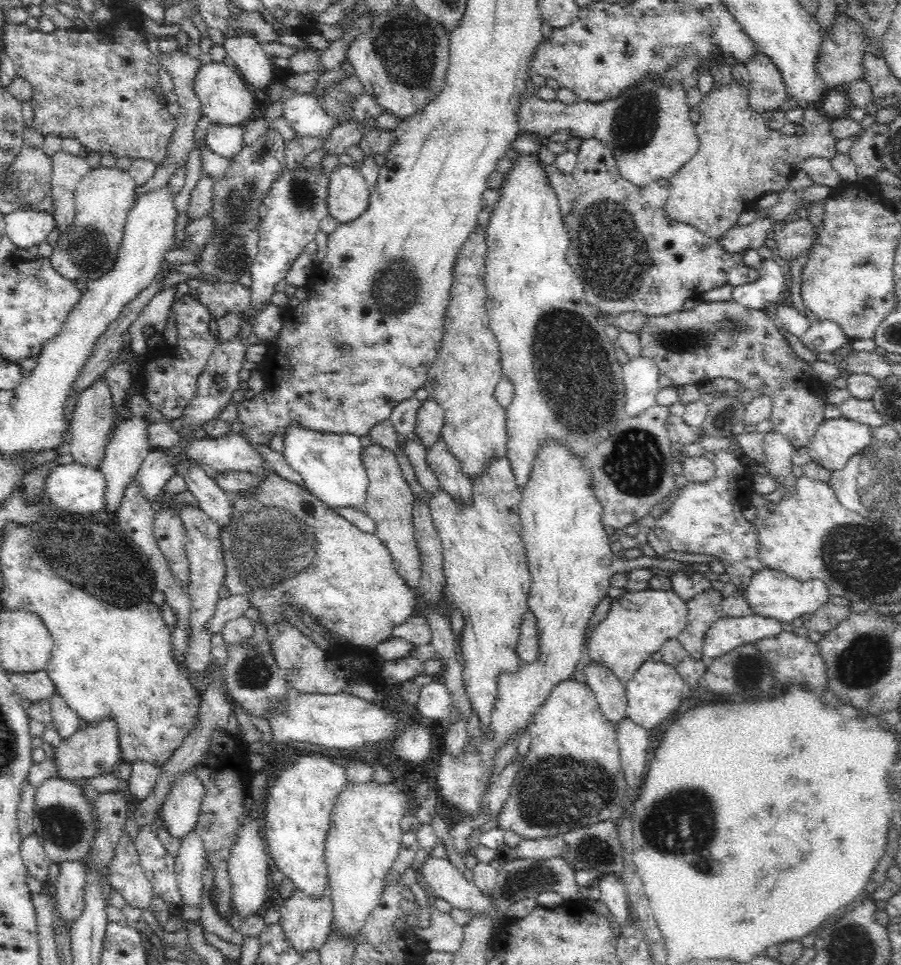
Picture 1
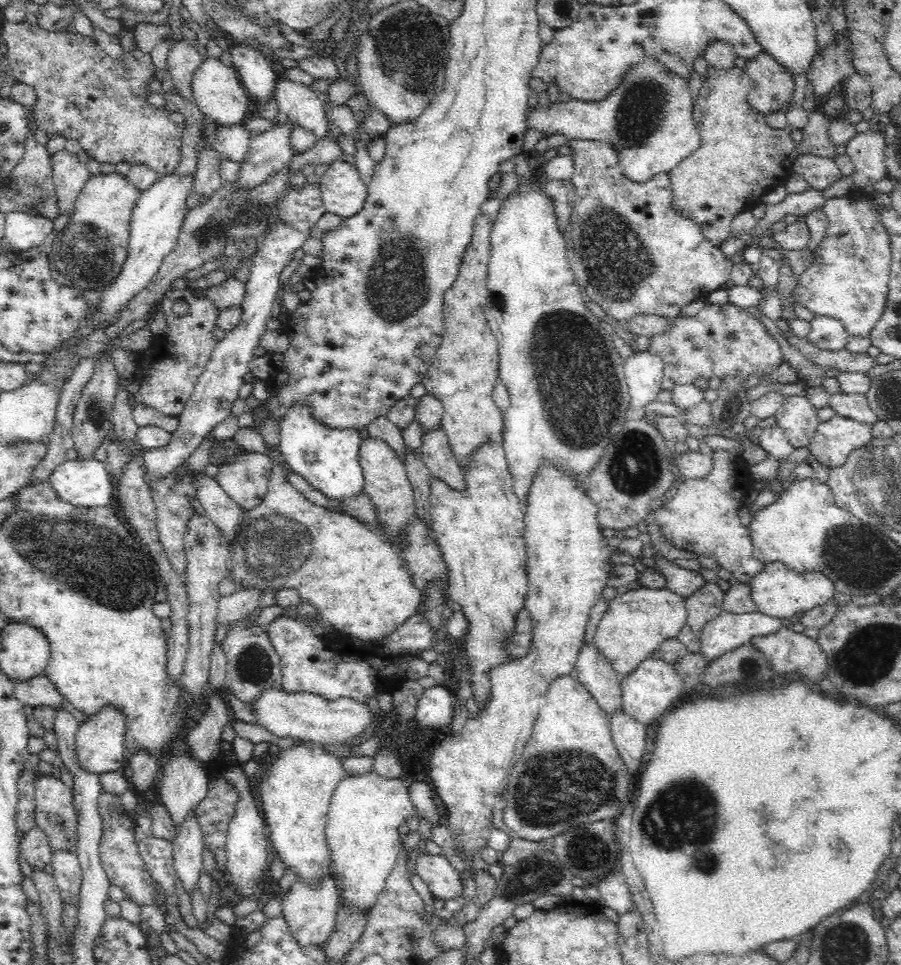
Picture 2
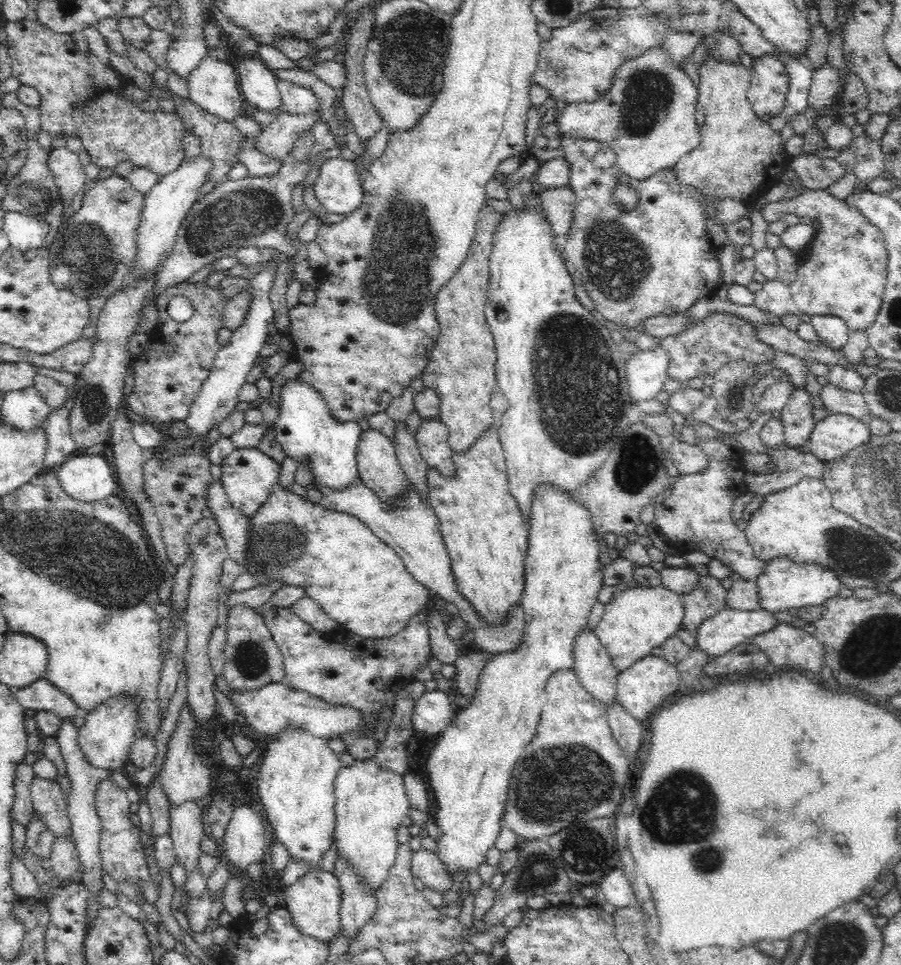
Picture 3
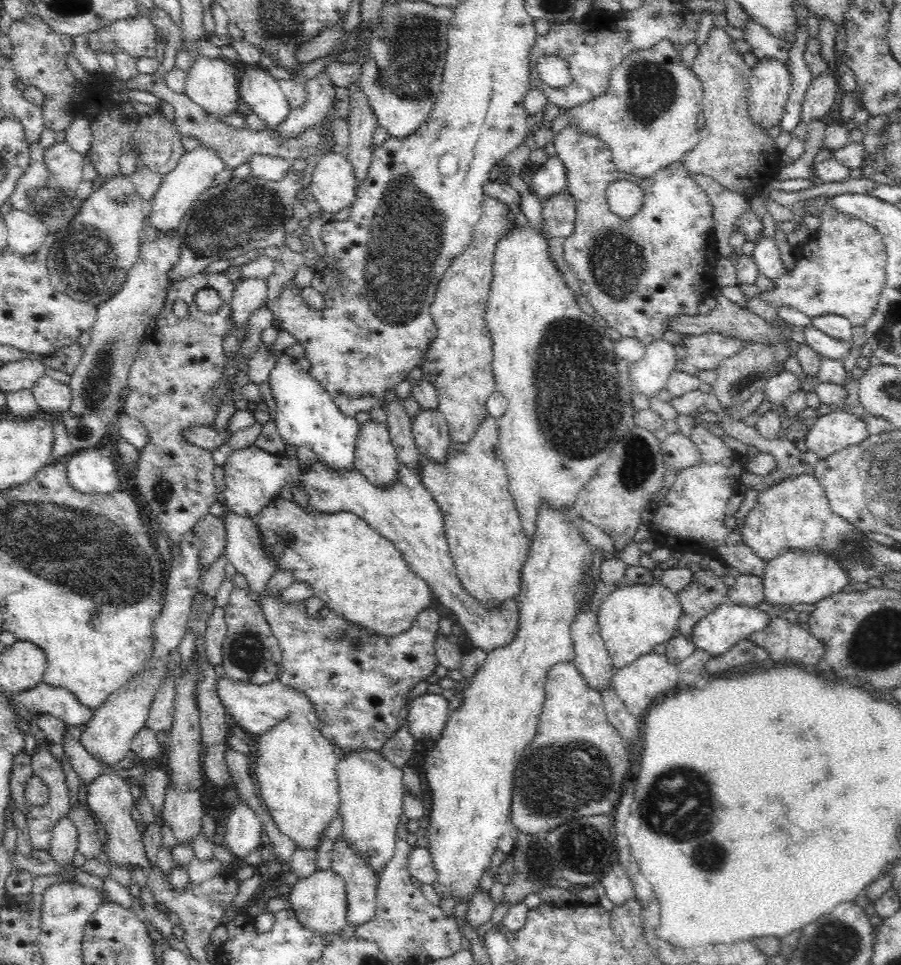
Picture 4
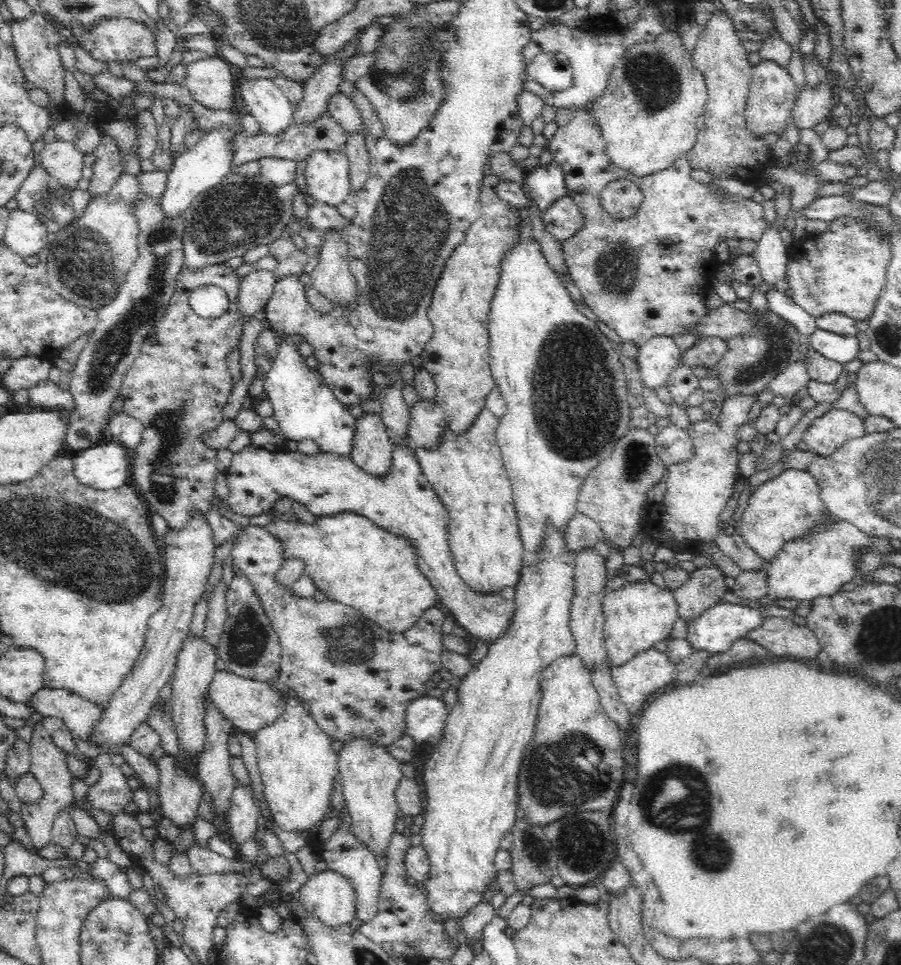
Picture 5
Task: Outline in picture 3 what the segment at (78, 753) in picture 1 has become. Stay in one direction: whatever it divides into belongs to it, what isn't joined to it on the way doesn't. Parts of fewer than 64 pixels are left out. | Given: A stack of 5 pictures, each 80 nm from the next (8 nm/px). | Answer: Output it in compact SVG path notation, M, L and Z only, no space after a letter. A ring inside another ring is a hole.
M118 696L106 700L93 711L86 712L85 722L77 728L77 741L84 759L95 768L106 771L123 770L129 762L129 755L136 739L137 702L133 698Z

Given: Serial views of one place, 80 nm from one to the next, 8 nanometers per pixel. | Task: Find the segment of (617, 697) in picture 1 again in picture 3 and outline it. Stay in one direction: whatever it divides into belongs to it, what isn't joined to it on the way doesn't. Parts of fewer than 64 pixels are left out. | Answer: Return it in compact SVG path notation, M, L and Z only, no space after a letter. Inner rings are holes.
M588 628L574 640L574 659L572 670L581 686L607 707L616 704L619 673L604 646Z

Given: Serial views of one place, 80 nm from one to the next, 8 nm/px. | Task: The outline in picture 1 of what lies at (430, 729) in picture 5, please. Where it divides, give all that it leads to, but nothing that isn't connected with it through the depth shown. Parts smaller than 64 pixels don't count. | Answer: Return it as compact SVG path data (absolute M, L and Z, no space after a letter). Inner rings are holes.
M434 679L420 690L419 700L415 709L419 718L423 720L429 718L437 721L441 721L444 718L448 719L450 708L452 707L452 698L444 682Z

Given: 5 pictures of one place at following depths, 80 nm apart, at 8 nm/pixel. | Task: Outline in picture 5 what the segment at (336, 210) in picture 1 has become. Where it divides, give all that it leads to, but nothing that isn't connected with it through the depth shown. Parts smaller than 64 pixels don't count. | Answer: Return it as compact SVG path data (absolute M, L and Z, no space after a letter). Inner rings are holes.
M315 149L303 162L308 194L333 206L349 201L349 161L344 152Z

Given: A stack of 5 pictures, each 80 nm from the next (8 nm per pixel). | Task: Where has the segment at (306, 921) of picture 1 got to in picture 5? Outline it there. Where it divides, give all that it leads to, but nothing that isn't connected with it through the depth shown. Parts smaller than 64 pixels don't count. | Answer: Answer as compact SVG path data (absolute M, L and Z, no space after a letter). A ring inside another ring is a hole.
M327 868L312 874L297 894L304 907L328 926L350 924L357 916L356 889L342 873Z

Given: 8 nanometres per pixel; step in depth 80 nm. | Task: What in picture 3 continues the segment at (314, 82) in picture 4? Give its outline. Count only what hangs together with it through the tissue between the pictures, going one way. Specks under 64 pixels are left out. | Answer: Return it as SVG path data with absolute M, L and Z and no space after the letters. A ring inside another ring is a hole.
M320 112L307 115L281 113L256 137L255 150L282 165L292 159L291 153L298 134L311 130L319 119Z

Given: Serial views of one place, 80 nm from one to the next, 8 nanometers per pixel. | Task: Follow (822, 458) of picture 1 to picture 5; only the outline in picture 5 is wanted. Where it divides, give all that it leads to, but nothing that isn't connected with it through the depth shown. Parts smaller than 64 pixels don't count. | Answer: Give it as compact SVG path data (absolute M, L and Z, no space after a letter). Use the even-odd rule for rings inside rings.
M832 408L815 418L804 432L808 450L820 456L830 456L847 440L864 436L863 419L843 409Z

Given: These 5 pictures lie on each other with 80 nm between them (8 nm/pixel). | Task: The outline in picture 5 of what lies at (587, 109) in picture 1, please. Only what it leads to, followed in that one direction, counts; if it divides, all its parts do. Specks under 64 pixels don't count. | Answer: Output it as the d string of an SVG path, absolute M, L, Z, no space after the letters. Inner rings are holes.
M668 29L662 31L657 37L654 37L651 41L640 41L639 43L630 45L626 48L622 57L611 65L611 71L608 77L607 87L603 92L603 95L594 101L594 115L596 115L596 123L600 125L600 131L602 131L603 140L606 142L607 156L609 160L619 168L634 174L635 176L642 177L647 175L654 175L658 172L667 170L670 166L673 166L678 160L685 158L685 155L694 148L696 144L697 134L696 122L698 116L703 114L703 108L707 100L708 87L706 86L705 76L694 66L693 57L690 56L690 52L686 50L684 42L682 42L682 34L680 31L672 31Z

